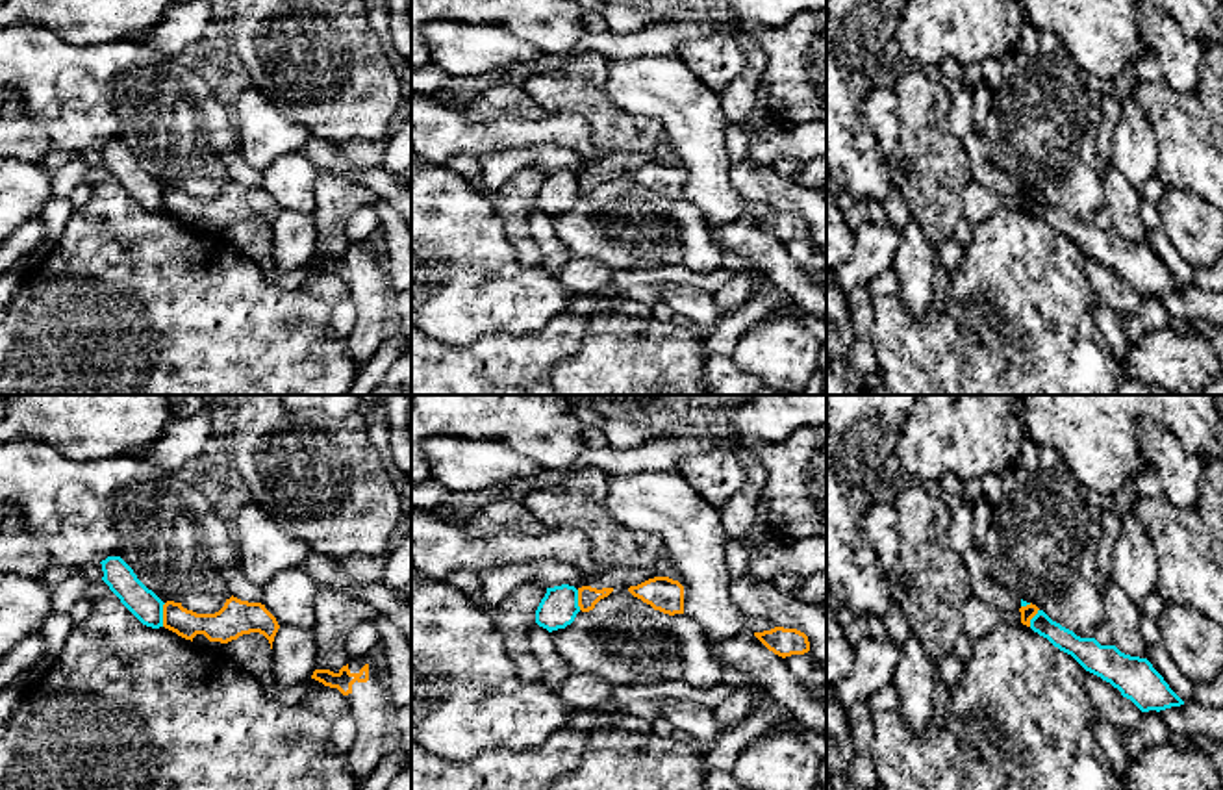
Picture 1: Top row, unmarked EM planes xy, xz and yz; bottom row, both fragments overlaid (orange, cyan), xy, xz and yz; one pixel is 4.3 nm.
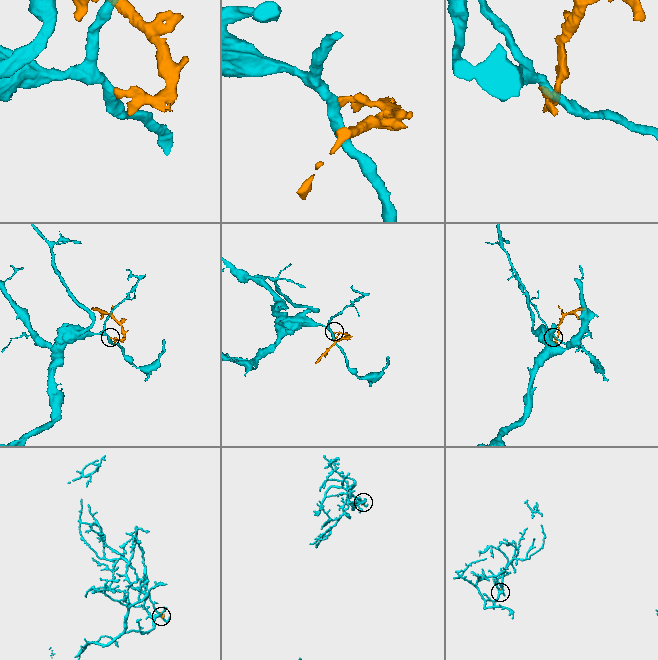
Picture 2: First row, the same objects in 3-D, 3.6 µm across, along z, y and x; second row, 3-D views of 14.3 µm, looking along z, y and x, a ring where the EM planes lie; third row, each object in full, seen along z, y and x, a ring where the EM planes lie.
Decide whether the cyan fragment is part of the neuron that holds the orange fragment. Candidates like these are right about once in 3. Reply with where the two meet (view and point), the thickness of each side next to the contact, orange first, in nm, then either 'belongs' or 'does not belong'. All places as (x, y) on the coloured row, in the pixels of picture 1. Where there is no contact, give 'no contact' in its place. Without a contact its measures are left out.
meets orange in xy at (163, 614); 130 nm thick on the orange side, 140 nm on the other; does not belong

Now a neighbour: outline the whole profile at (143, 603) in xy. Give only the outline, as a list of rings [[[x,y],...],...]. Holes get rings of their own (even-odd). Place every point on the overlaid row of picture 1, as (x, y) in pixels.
[[[107,556],[100,562],[102,580],[120,603],[146,627],[163,627],[163,601],[148,590],[120,556]]]

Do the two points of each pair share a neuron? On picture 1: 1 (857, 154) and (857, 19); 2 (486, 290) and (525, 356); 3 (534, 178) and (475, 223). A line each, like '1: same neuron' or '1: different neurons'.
1: same neuron
2: different neurons
3: different neurons

